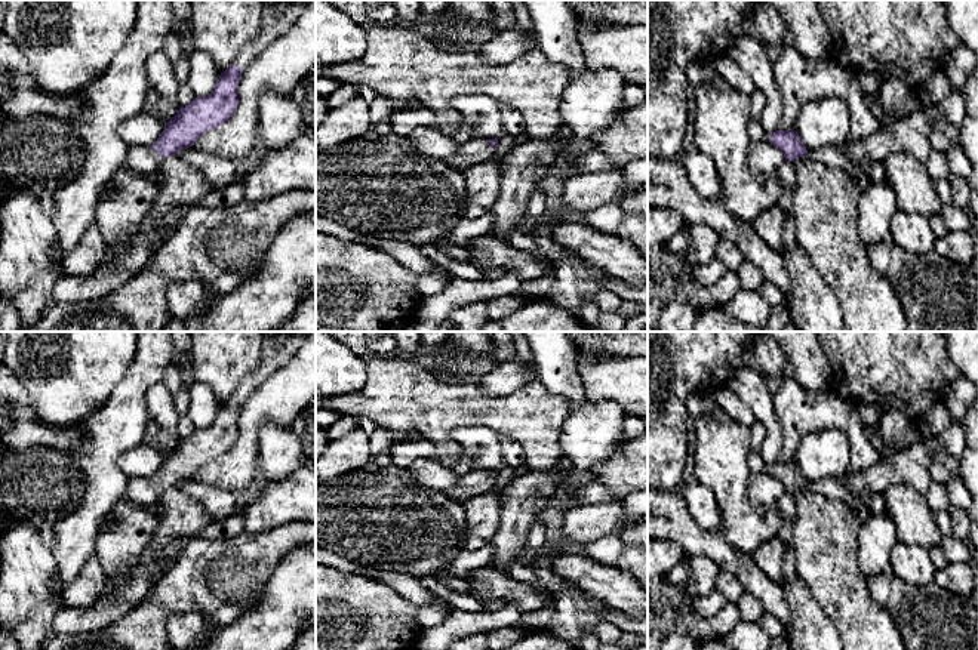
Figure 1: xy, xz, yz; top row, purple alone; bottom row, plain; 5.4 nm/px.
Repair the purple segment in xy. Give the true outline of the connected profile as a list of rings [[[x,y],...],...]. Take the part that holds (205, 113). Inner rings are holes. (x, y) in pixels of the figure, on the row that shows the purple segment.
[[[264,0],[262,28],[258,37],[221,73],[213,92],[196,96],[190,105],[179,107],[151,147],[130,147],[123,167],[135,173],[151,173],[162,160],[193,147],[200,135],[228,121],[239,105],[237,86],[243,70],[295,24],[308,1]]]

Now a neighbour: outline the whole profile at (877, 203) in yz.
[[[870,182],[858,201],[858,232],[865,247],[889,243],[892,216],[898,210],[898,197],[889,182]]]

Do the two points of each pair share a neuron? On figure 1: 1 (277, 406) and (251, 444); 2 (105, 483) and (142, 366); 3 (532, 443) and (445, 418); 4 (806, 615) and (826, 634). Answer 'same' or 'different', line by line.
1: same
2: same
3: same
4: same

